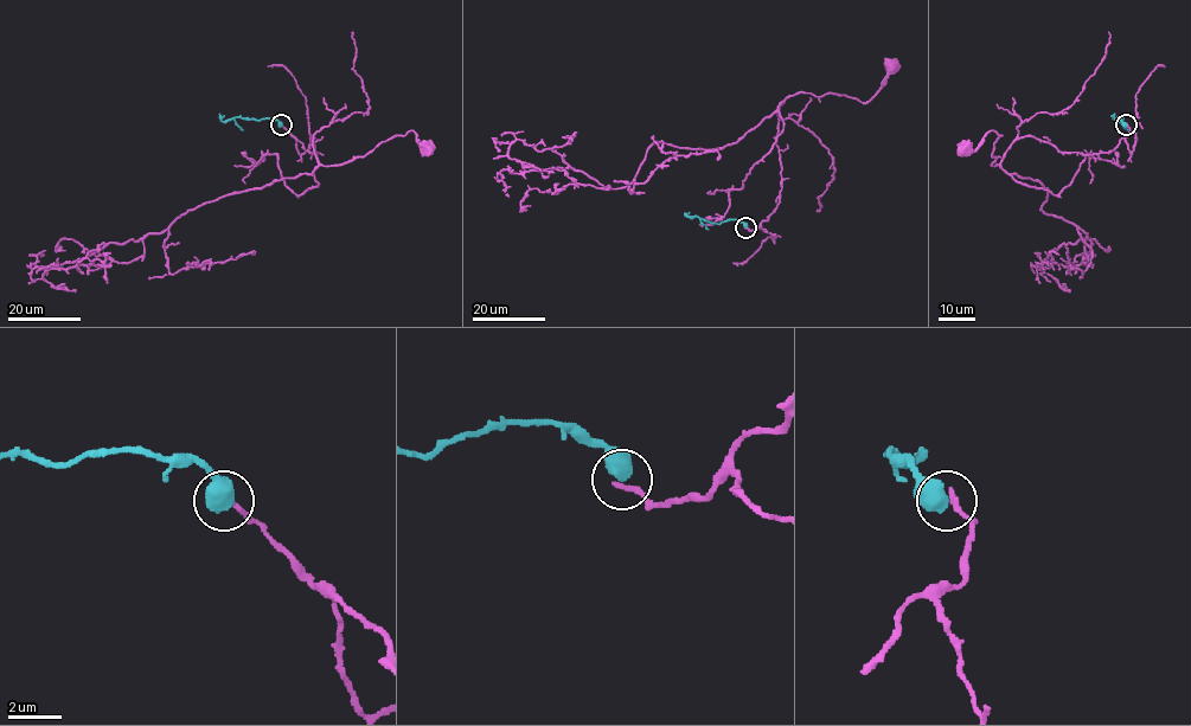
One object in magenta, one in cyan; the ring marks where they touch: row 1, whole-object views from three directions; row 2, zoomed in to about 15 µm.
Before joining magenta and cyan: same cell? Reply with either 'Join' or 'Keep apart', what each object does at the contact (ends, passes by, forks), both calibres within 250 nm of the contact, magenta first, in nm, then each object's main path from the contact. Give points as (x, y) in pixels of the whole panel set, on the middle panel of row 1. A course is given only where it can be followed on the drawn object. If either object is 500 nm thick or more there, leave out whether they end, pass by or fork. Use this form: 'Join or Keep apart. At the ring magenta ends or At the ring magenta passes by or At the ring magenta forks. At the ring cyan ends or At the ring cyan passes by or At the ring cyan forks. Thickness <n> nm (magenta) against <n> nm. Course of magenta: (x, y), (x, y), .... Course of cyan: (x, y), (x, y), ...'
Keep apart. Thickness 220 nm (magenta) against 650 nm. Course of magenta: (746, 227), (756, 230), (776, 209), (782, 102), (800, 92), (831, 92), (866, 103), (891, 66). Course of cyan: (746, 227), (736, 219), (711, 224), (684, 216)

